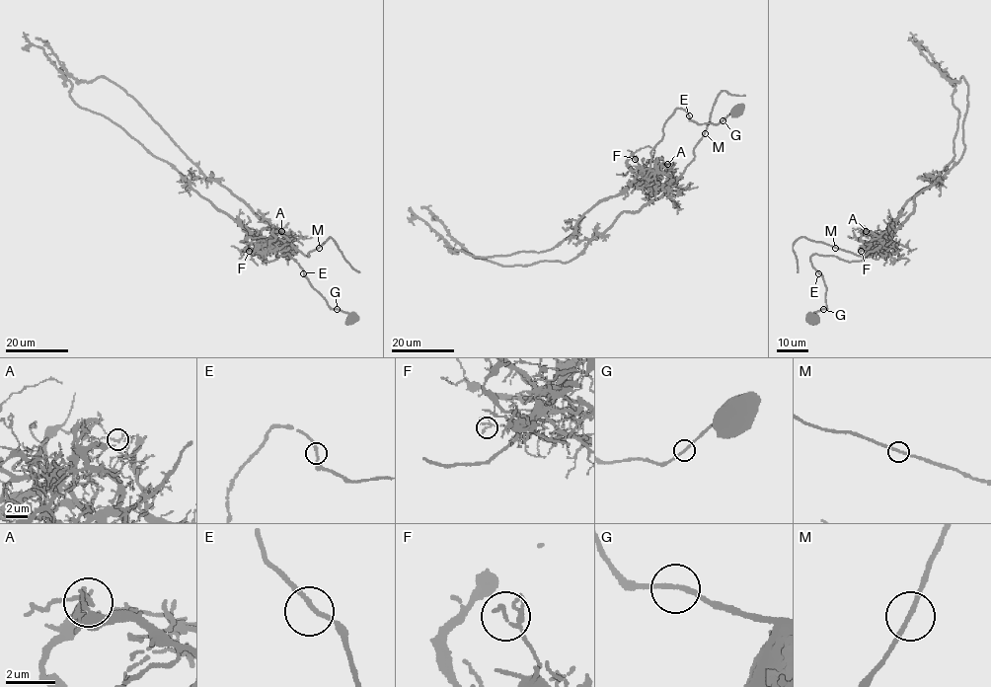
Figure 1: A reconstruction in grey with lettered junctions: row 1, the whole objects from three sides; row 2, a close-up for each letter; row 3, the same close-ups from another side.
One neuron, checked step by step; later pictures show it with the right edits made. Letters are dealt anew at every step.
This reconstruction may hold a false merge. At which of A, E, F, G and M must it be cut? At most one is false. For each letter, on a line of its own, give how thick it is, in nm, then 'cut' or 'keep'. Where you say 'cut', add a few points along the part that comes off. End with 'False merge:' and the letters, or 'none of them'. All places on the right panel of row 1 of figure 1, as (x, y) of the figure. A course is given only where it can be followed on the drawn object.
A: 130 nm | cut | (866, 230), (887, 239), (913, 211), (914, 197), (964, 149), (967, 85), (962, 77), (951, 81), (908, 38)
E: 150 nm | keep
F: 110 nm | keep
G: 170 nm | keep
M: 180 nm | keep
False merge: A

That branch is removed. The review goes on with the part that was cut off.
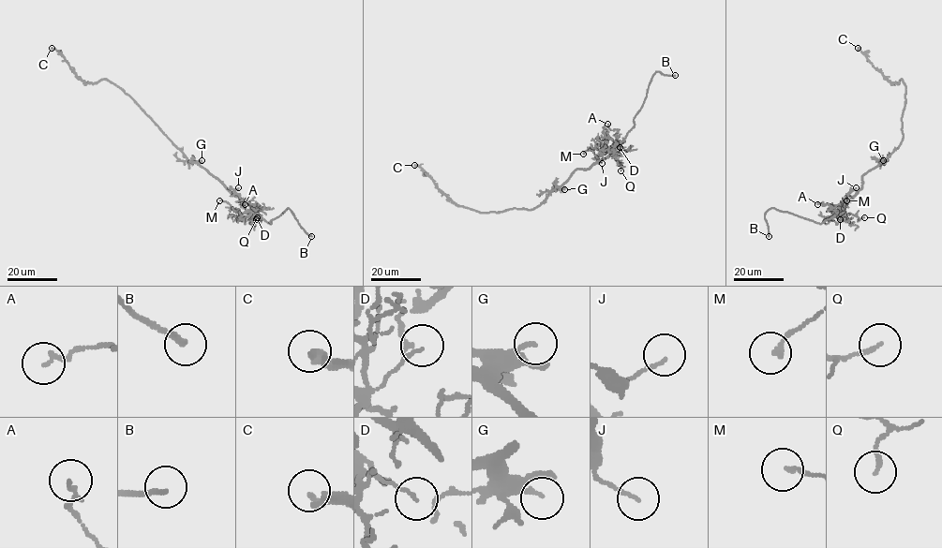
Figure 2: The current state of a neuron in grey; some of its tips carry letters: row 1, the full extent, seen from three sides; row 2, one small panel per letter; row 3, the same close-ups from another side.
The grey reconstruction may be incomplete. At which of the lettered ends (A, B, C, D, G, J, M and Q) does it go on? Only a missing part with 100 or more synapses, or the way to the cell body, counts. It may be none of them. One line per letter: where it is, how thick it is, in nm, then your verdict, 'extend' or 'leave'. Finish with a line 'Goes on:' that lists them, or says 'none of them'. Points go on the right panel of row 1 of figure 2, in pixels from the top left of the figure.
A: place (817, 204); calibre 150 nm; leave
B: place (769, 236); calibre 190 nm; extend
C: place (858, 48); calibre 280 nm; leave
D: place (840, 219); calibre 100 nm; leave
G: place (883, 160); calibre 180 nm; leave
J: place (856, 187); calibre 100 nm; leave
M: place (846, 200); calibre 140 nm; leave
Q: place (864, 217); calibre 150 nm; leave
Goes on: B

